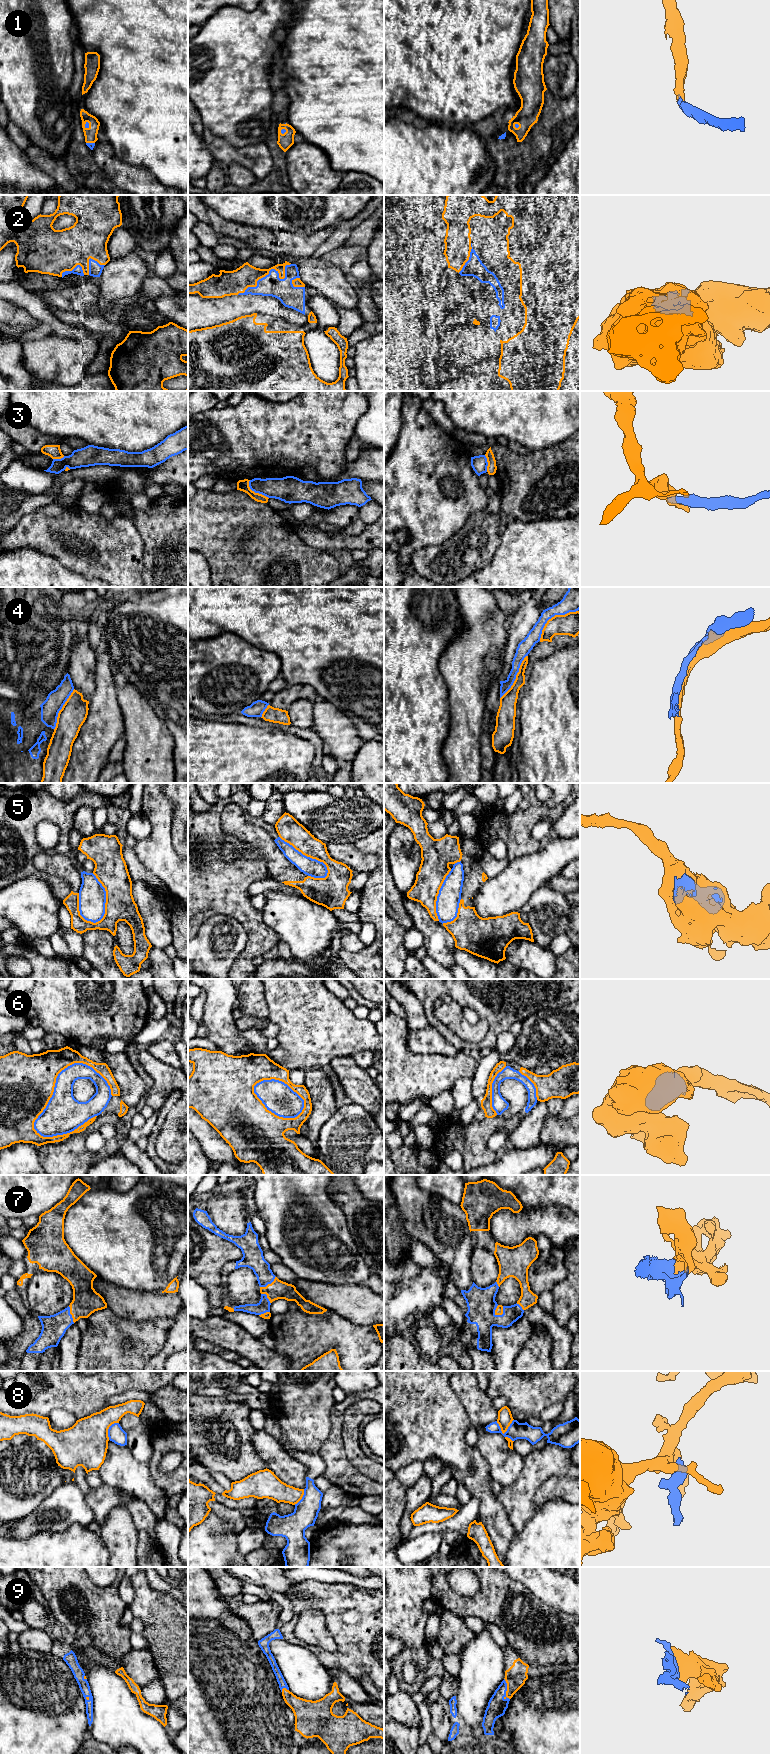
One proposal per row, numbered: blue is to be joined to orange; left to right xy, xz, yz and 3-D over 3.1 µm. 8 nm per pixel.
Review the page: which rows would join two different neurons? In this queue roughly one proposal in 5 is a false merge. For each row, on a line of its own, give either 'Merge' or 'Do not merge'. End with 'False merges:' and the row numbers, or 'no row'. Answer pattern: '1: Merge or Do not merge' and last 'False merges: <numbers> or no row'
1: Merge
2: Merge
3: Do not merge
4: Do not merge
5: Do not merge
6: Do not merge
7: Merge
8: Do not merge
9: Merge
False merges: 3, 4, 5, 6, 8

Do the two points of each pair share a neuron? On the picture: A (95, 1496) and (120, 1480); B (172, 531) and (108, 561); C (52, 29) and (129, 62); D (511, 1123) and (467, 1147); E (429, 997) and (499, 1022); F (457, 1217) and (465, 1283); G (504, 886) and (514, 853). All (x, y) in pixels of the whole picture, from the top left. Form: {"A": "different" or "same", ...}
{"A": "different", "B": "different", "C": "different", "D": "same", "E": "same", "F": "same", "G": "different"}

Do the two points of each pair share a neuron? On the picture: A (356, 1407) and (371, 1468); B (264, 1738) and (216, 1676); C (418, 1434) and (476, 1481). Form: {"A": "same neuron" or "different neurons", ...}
{"A": "same neuron", "B": "same neuron", "C": "same neuron"}

